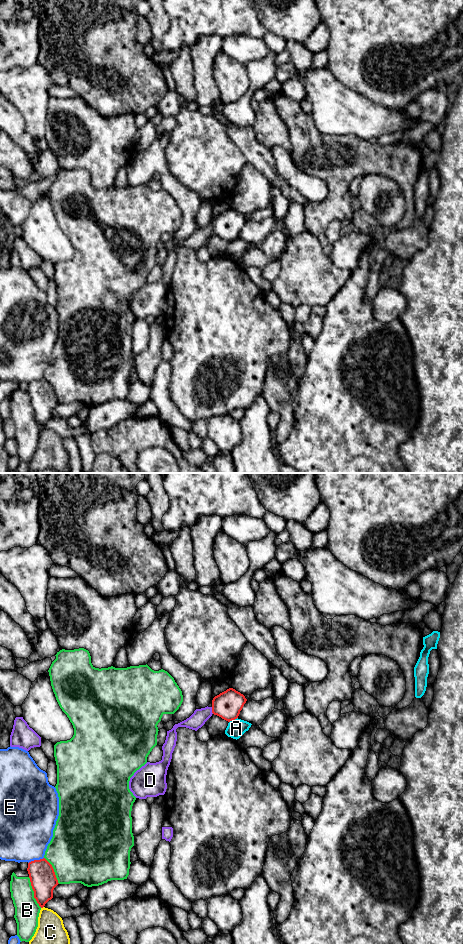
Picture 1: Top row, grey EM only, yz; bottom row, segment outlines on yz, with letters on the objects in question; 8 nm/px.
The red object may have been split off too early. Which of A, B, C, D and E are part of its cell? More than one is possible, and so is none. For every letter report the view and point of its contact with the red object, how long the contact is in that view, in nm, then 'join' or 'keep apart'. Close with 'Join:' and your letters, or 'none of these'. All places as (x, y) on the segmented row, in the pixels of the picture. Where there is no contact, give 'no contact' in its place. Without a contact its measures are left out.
A: yz (233, 719) | 80 nm | keep apart
B: yz (34, 892) | 260 nm | keep apart
C: yz (42, 907) | 30 nm | keep apart
D: yz (212, 710) | 60 nm | keep apart
E: yz (35, 860) | 140 nm | keep apart
Join: none of these

